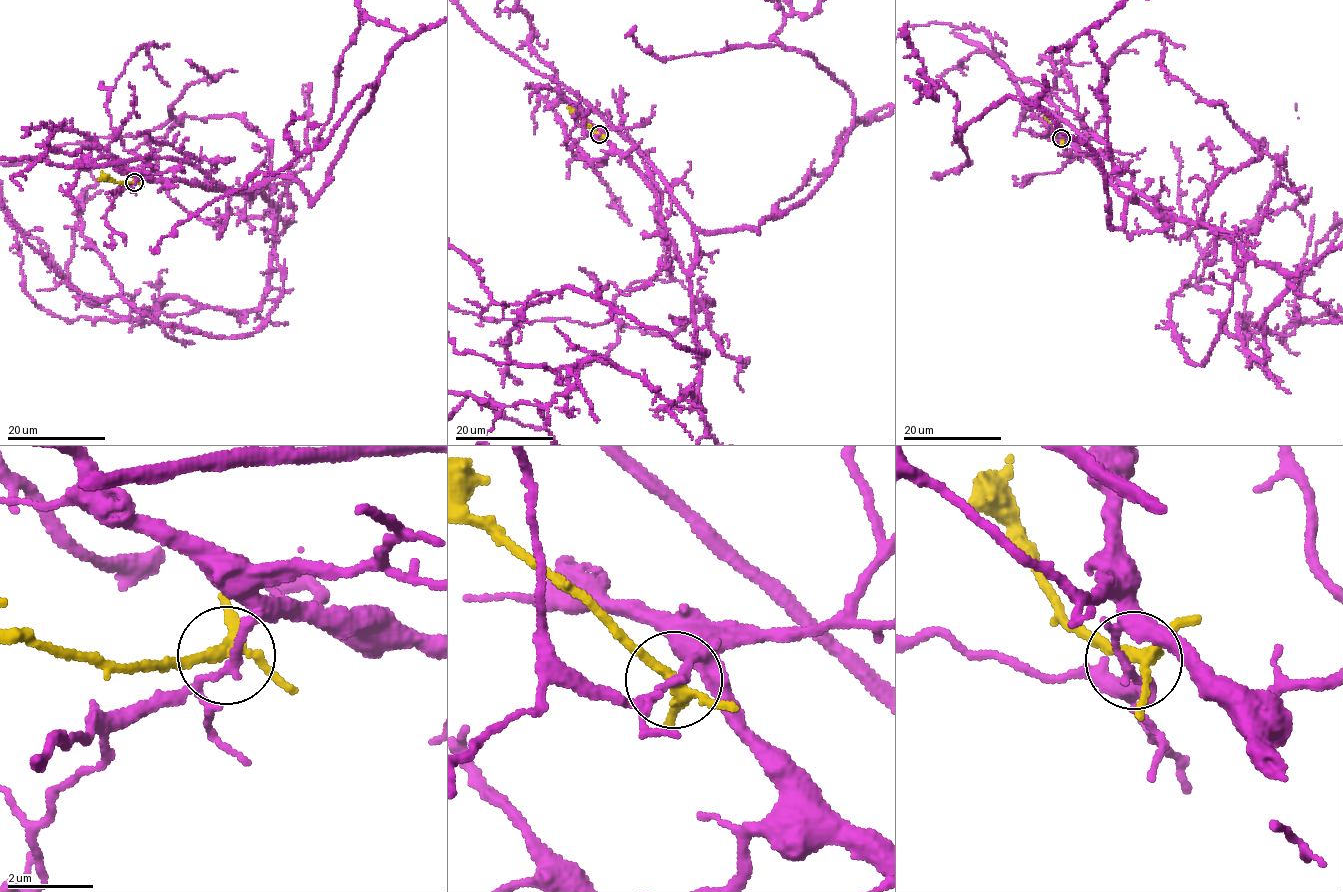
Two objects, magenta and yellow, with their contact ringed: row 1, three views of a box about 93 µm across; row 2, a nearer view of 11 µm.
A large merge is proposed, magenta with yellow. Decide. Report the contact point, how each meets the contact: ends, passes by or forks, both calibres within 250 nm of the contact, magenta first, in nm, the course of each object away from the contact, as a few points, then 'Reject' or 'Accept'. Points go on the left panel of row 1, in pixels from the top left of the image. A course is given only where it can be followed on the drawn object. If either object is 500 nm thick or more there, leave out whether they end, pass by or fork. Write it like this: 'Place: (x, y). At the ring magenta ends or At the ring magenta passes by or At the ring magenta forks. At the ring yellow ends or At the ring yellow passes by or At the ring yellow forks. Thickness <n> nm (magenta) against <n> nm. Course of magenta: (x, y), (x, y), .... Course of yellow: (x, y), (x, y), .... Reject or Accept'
Place: (134, 182). At the ring magenta passes by. At the ring yellow forks. Thickness 180 nm (magenta) against 240 nm. Course of magenta: (134, 182), (142, 176), (184, 179), (250, 194), (170, 158), (76, 168), (37, 159). Course of yellow: (134, 182), (119, 183), (99, 179). Reject

